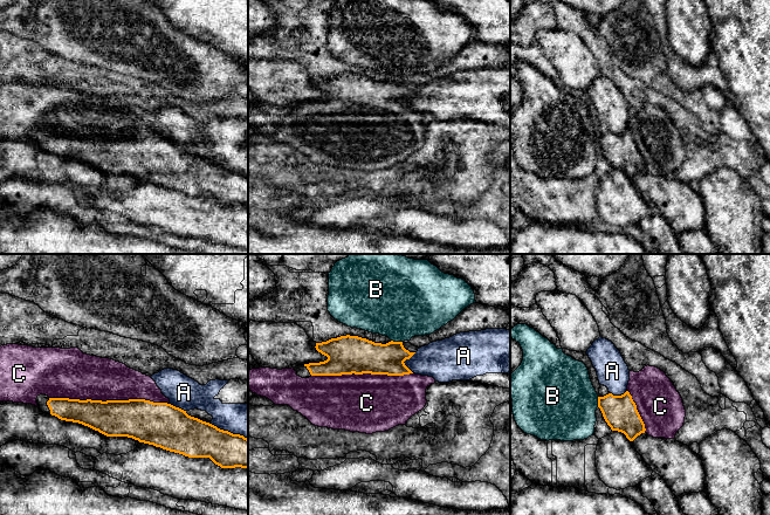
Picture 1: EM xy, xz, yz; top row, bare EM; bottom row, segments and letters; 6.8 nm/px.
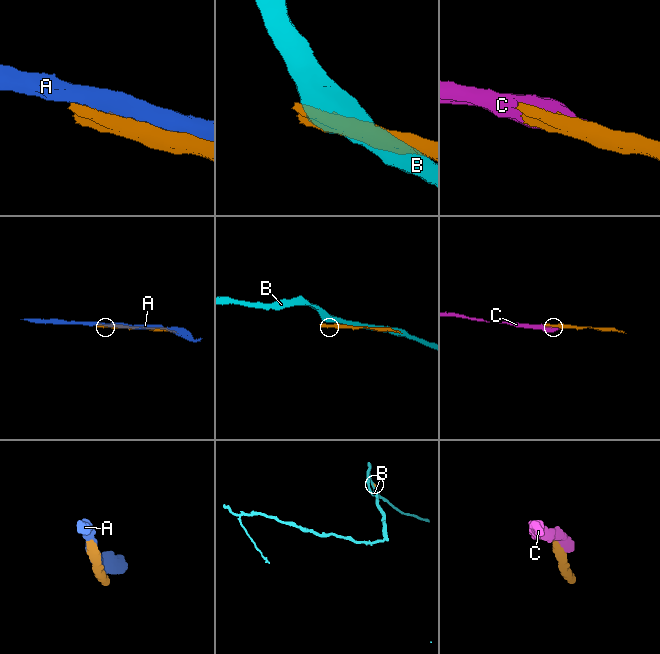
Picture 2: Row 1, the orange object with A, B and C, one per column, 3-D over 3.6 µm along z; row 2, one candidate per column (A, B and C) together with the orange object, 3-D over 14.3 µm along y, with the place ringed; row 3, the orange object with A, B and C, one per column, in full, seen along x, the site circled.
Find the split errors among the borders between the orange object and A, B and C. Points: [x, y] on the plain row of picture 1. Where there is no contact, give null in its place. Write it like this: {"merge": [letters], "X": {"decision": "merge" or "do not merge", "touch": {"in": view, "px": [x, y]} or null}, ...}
{"merge": ["C"], "A": {"decision": "do not merge", "touch": {"in": "xy", "px": [229, 170]}}, "B": {"decision": "do not merge", "touch": {"in": "xz", "px": [397, 80]}}, "C": {"decision": "merge", "touch": {"in": "xy", "px": [109, 138]}}}

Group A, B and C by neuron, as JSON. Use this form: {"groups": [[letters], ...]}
{"groups": [["A"], ["B"], ["C"]]}

